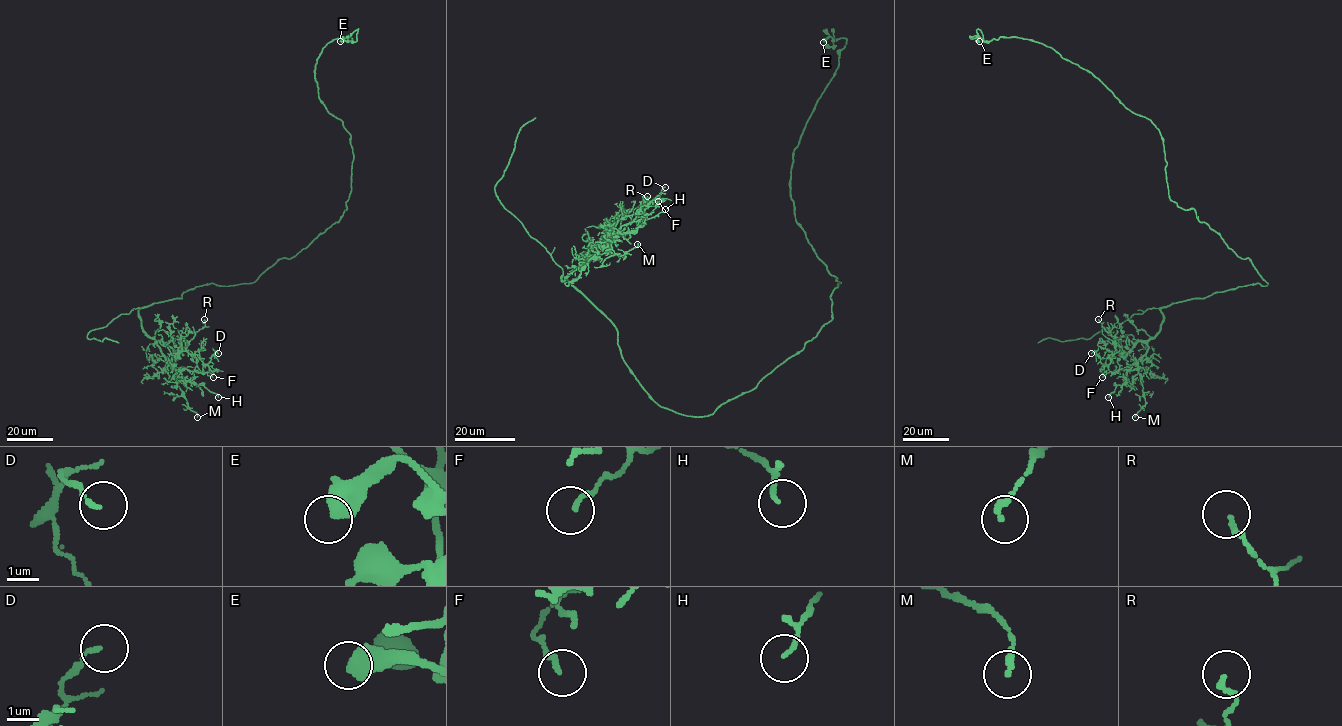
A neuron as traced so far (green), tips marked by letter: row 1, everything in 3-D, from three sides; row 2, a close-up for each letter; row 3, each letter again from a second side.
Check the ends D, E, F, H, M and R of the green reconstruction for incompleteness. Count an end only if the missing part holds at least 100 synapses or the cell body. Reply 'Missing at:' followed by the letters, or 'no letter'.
Missing at: no letter

